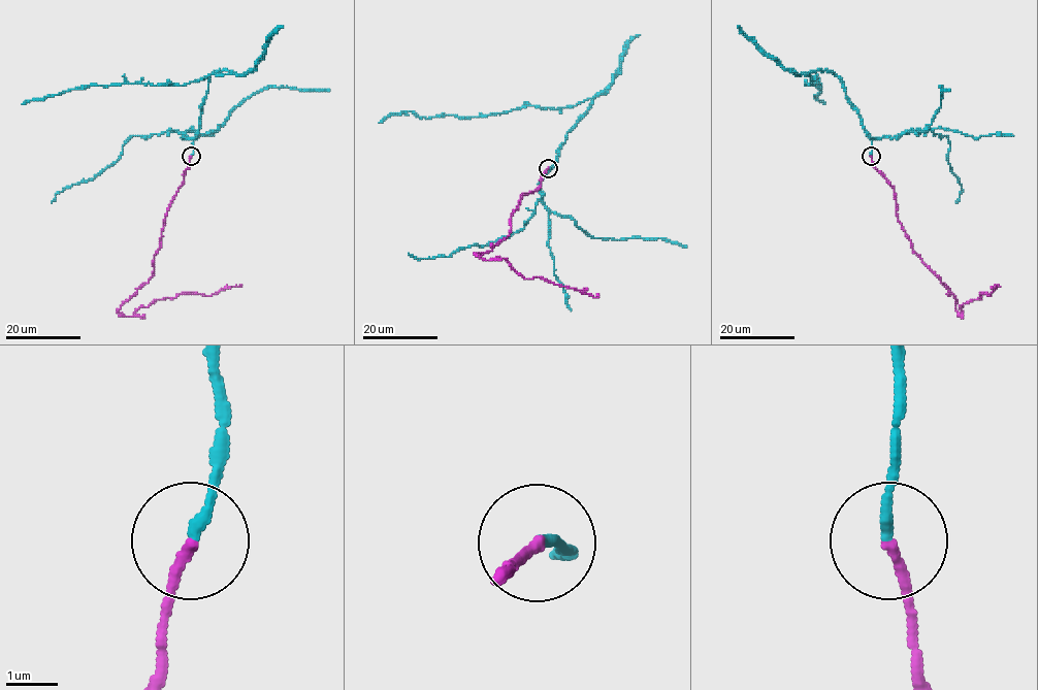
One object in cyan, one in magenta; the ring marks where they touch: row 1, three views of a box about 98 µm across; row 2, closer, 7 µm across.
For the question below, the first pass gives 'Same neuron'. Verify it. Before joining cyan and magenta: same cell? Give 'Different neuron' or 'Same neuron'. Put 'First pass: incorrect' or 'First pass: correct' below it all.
Same neuron
First pass: correct

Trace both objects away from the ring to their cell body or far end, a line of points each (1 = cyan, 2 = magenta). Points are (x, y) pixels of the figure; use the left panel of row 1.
1: (191, 156), (208, 77), (218, 70), (231, 70), (233, 72), (205, 75), (183, 85), (82, 86), (22, 104)
2: (191, 156), (164, 223), (154, 274), (118, 311), (131, 317), (156, 300), (187, 293), (212, 295), (240, 285)

